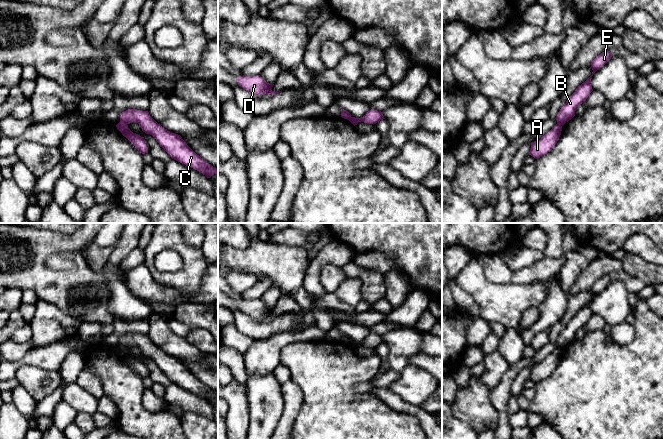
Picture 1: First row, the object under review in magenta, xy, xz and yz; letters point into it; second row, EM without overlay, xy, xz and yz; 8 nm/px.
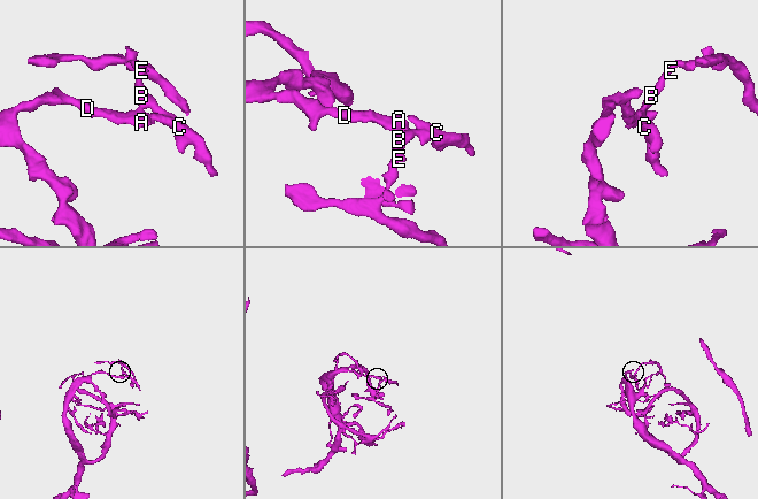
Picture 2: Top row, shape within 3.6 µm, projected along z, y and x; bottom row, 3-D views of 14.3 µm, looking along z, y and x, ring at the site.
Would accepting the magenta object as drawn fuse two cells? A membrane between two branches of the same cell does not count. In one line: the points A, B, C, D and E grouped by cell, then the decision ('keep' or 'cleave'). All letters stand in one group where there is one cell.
A D / B C E | cleave

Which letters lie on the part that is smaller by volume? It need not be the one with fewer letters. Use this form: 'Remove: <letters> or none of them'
Remove: B, C, E

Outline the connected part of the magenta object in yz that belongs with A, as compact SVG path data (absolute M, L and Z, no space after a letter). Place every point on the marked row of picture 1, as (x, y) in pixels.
M557 122L557 124L547 134L532 142L529 155L533 156L535 159L538 159L550 152L559 140L562 126L563 125Z

